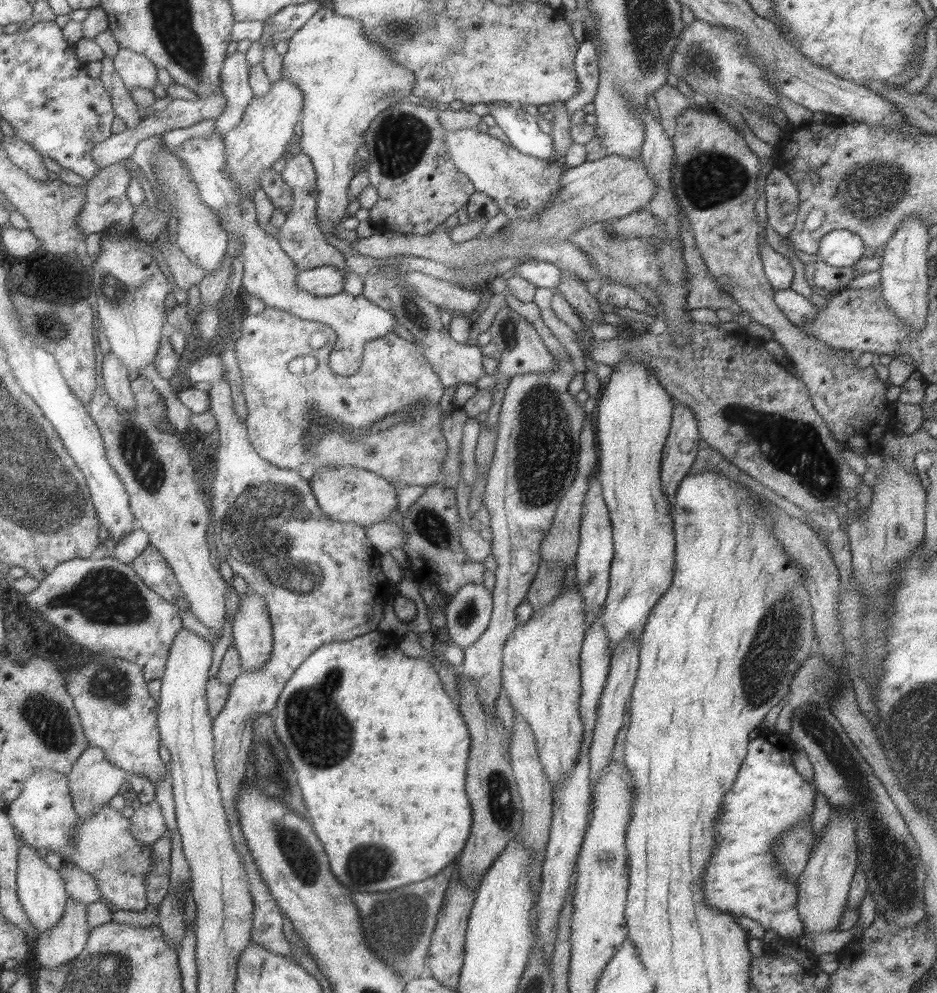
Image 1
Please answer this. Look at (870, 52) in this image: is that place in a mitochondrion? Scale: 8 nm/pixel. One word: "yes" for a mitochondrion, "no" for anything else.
yes

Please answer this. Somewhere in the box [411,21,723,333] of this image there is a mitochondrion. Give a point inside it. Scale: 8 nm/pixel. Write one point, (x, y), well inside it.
(698, 59)

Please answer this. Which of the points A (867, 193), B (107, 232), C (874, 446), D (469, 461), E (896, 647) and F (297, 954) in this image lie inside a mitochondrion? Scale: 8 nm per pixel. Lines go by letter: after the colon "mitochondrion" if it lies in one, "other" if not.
A: mitochondrion
B: other
C: other
D: other
E: other
F: other

